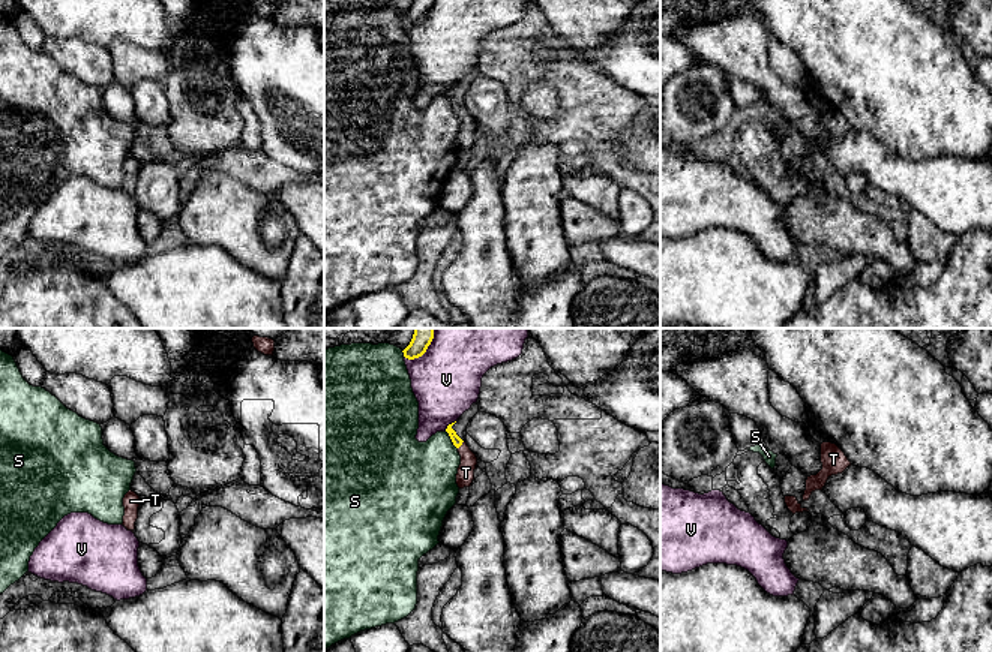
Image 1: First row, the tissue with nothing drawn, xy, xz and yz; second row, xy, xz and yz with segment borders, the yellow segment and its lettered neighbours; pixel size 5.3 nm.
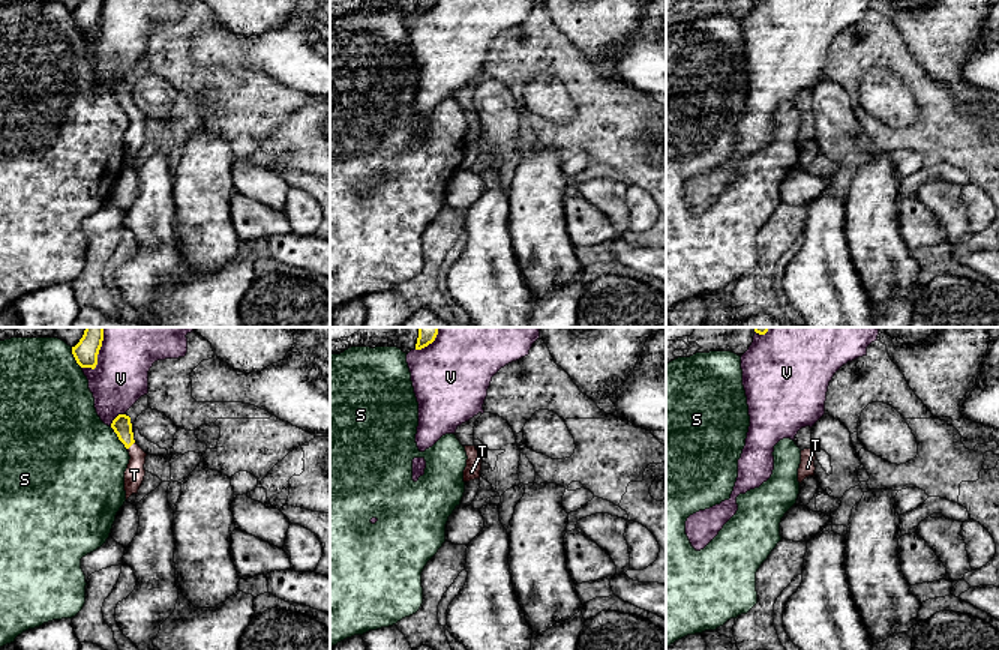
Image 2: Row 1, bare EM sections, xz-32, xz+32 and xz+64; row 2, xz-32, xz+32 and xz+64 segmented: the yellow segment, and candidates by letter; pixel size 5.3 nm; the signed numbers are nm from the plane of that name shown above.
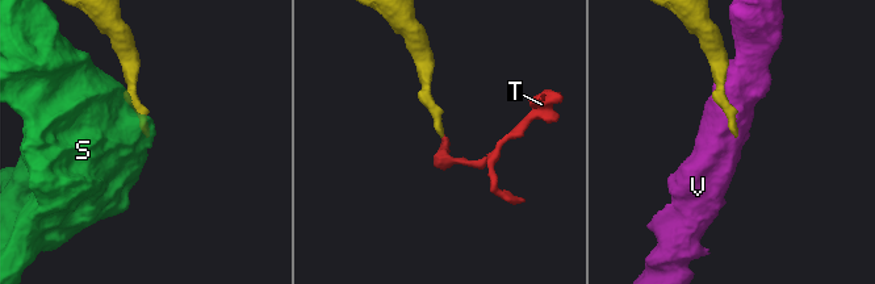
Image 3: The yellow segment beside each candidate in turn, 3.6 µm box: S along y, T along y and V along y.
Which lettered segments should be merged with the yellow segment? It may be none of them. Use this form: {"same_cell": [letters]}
{"same_cell": ["T"]}

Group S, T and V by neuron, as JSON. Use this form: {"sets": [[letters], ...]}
{"sets": [["S"], ["T"], ["V"]]}

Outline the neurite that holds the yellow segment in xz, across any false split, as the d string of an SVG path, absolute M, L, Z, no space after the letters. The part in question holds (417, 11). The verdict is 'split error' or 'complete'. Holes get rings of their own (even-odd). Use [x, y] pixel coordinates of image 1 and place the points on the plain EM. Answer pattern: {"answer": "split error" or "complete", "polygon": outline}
{"answer": "complete", "polygon": "M413 0L410 9L402 15L404 21L414 24L422 21L431 9L434 0Z"}

